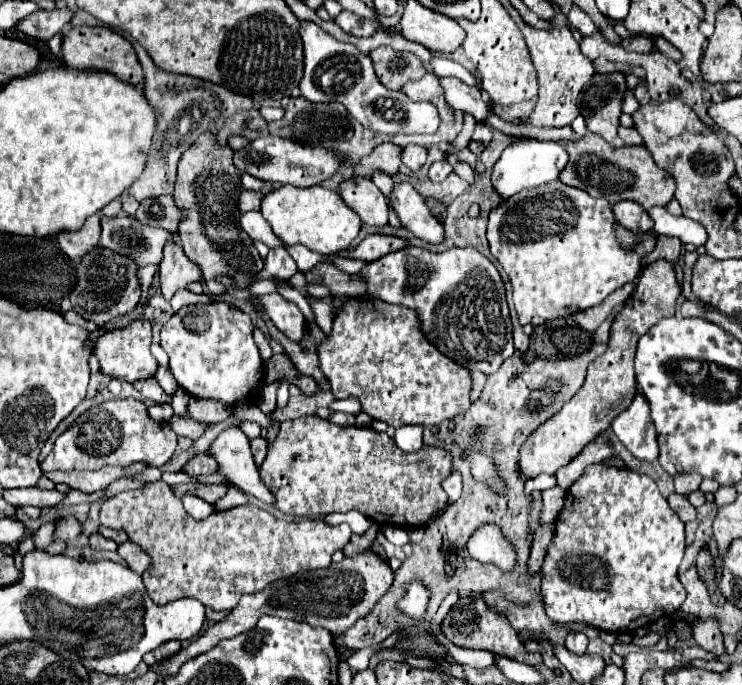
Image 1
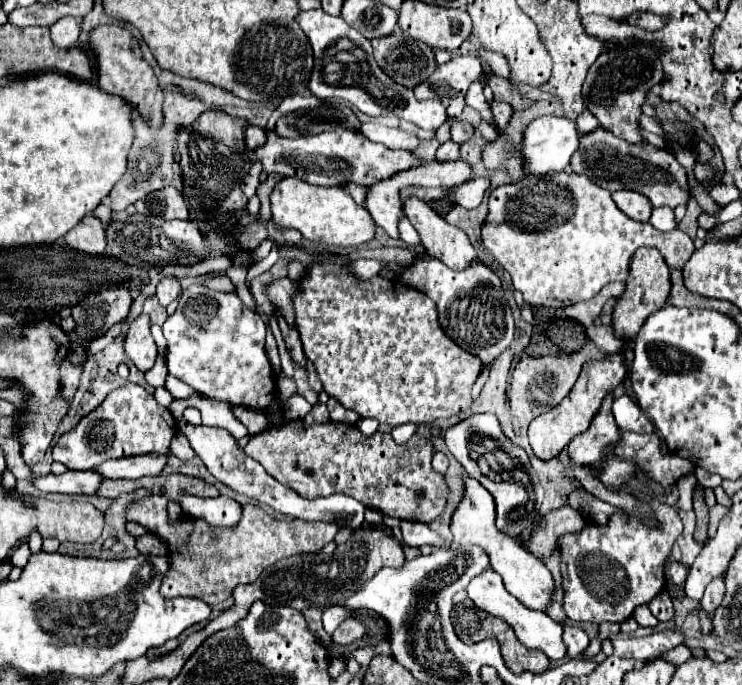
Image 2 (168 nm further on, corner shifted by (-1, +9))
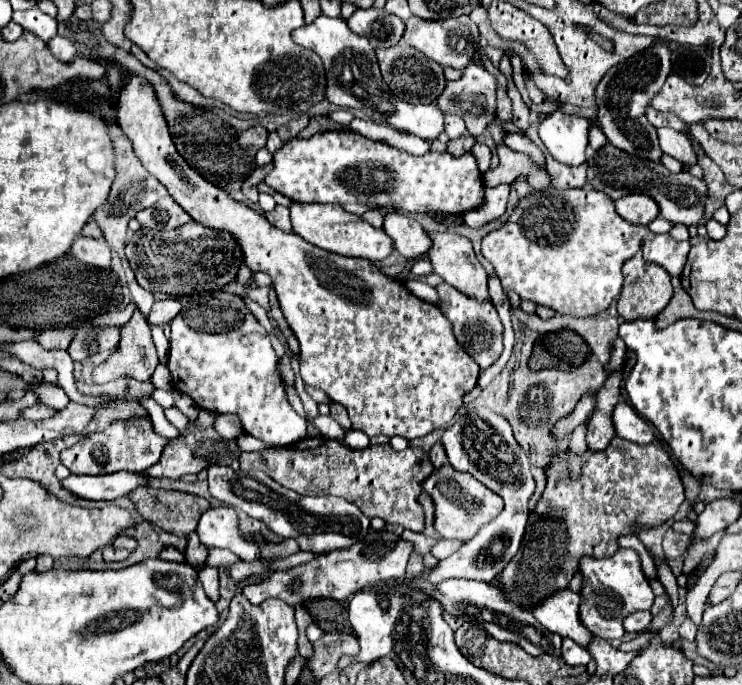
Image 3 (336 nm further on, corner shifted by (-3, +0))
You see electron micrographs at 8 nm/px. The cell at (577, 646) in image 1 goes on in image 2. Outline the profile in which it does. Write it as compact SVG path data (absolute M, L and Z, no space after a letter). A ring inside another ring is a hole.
M566 625L564 627L564 643L568 647L568 657L576 657L576 655L580 655L588 647L590 637L586 635L586 631L582 627Z

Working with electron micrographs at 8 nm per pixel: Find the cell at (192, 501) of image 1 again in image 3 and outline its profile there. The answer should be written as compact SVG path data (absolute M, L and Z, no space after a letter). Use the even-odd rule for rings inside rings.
M228 506L206 510L198 522L196 532L208 548L228 548L244 562L260 558L258 544L244 542L244 538L240 538L238 516Z

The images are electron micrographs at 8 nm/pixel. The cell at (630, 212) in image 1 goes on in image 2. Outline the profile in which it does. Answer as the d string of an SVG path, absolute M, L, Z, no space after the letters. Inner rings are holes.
M616 191L616 193L612 193L612 199L630 219L634 219L634 221L650 219L652 207L644 195L636 193L636 191Z

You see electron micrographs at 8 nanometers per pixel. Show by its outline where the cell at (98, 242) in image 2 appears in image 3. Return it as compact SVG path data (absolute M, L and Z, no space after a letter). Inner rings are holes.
M78 236L70 248L72 256L78 258L80 262L94 266L94 268L102 268L106 270L110 266L110 248L108 244L104 244L104 240L94 240L94 238L86 238L86 236Z

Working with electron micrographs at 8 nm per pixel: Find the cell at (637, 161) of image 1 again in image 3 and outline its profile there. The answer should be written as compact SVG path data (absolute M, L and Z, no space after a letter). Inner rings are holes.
M612 144L600 148L588 160L588 184L594 190L608 194L612 200L618 200L626 194L648 194L658 202L660 214L676 224L680 222L696 226L704 216L704 206L708 200L708 186L702 178L694 178L686 170L680 174L672 174L670 170L664 168L664 164L652 160L640 160L624 150L614 148Z

